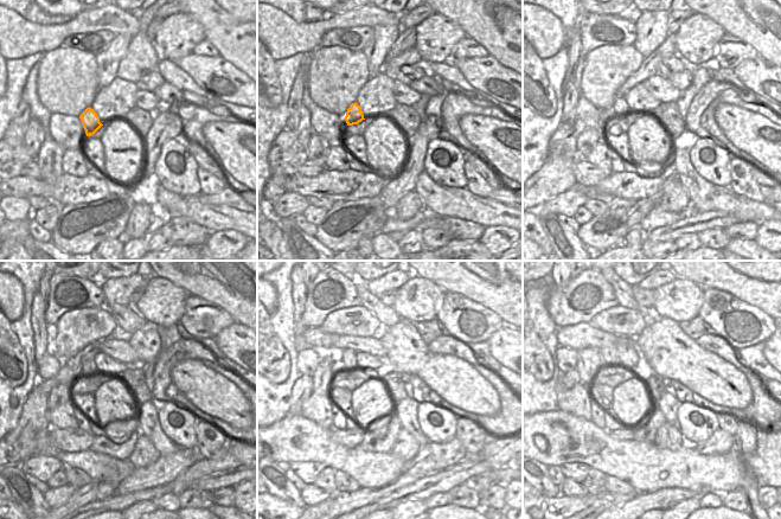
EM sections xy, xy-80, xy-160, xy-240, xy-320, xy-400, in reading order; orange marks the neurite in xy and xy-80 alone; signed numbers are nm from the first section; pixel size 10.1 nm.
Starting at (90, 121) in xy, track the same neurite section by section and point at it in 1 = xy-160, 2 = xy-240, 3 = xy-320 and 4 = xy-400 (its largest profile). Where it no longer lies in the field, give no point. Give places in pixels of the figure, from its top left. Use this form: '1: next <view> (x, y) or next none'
1: next xy-160 (620, 109)
2: next xy-240 (89, 370)
3: next xy-320 (347, 356)
4: next xy-400 (609, 356)

